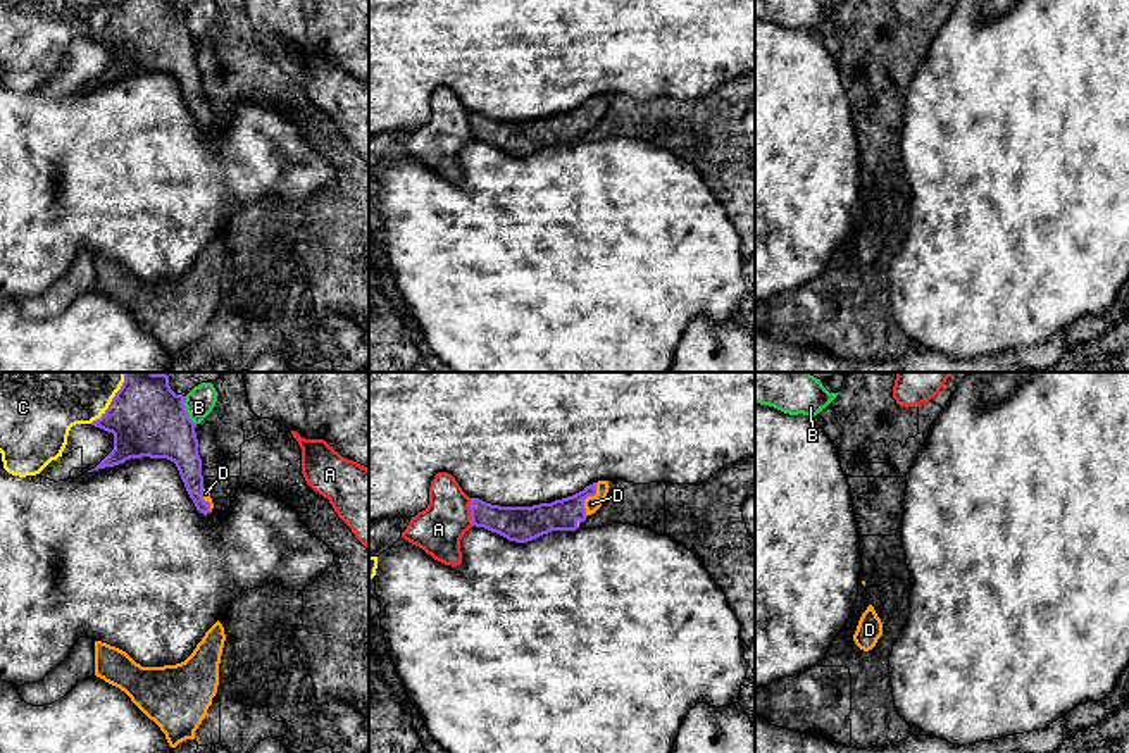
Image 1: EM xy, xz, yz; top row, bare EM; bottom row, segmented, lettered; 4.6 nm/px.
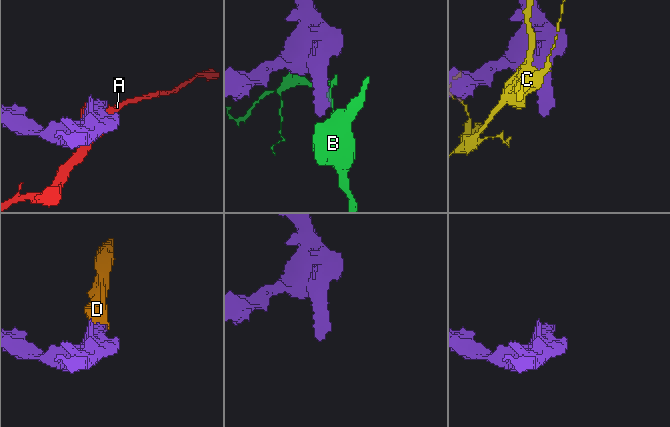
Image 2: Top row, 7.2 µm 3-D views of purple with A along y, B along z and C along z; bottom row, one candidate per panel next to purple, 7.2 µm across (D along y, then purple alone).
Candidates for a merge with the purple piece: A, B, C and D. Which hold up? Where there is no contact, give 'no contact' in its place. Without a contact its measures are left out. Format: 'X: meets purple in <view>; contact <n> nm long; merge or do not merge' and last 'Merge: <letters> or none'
A: meets purple in xz; contact 130 nm long; do not merge
B: meets purple in xy; contact 140 nm long; do not merge
C: meets purple in xy; contact 220 nm long; do not merge
D: meets purple in xz; contact 170 nm long; merge
Merge: D

